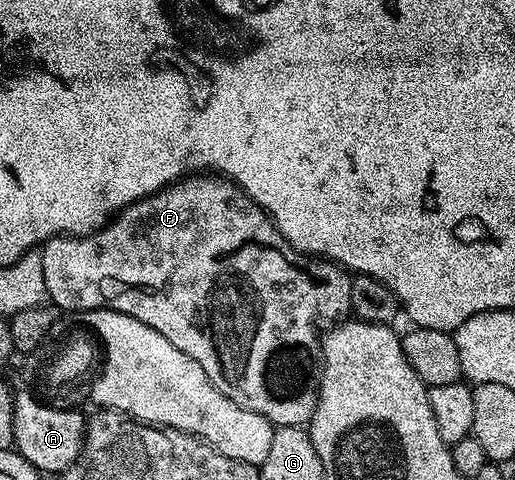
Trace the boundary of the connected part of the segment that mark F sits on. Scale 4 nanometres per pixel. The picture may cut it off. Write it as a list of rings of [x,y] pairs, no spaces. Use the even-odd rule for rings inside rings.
[[[191,174],[183,179],[167,184],[165,188],[129,204],[113,217],[99,232],[90,236],[54,236],[41,245],[44,262],[44,286],[49,303],[55,309],[63,308],[66,312],[81,314],[97,308],[111,308],[120,314],[128,314],[144,326],[152,326],[156,334],[168,338],[176,350],[184,350],[188,358],[200,362],[204,374],[236,406],[244,406],[244,410],[252,410],[252,414],[260,414],[271,424],[280,428],[297,428],[309,425],[316,403],[316,365],[320,360],[320,331],[314,323],[321,316],[338,316],[350,312],[350,295],[352,294],[351,273],[337,265],[333,260],[314,258],[305,268],[300,261],[300,253],[282,237],[278,227],[272,223],[266,211],[254,199],[246,195],[238,185],[214,174]]]

